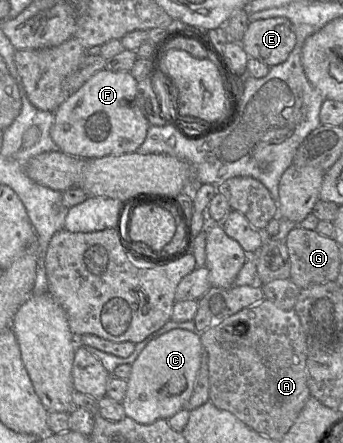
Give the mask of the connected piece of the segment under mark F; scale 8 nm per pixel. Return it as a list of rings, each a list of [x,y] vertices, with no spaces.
[[[99,70],[54,111],[50,135],[58,150],[83,159],[133,153],[145,141],[150,123],[137,105],[138,81],[130,71]]]

